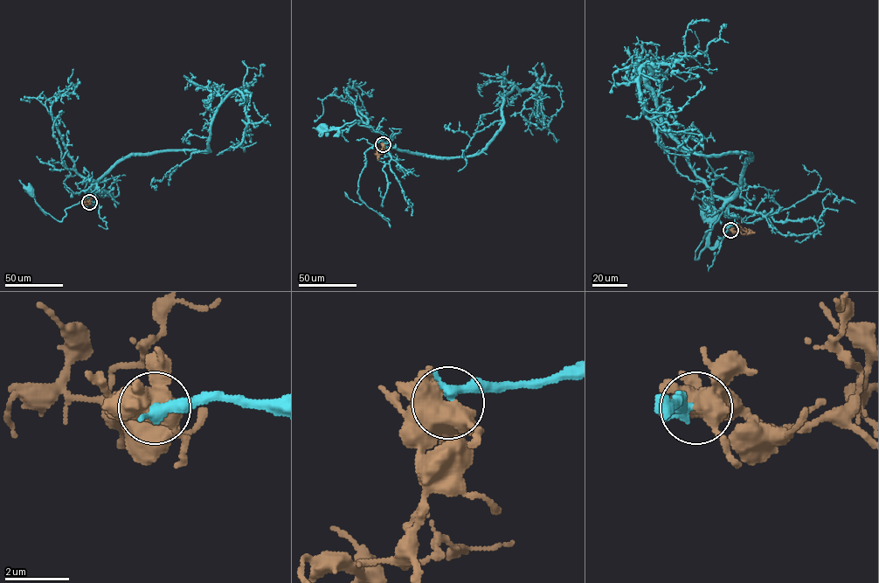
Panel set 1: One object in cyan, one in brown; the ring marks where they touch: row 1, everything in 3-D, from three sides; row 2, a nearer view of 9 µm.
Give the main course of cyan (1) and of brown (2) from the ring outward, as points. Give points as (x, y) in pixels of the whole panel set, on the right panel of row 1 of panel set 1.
1: (730, 230), (735, 215), (729, 214), (726, 203), (705, 232), (695, 259), (709, 238), (710, 222), (703, 211)
2: (730, 230), (742, 234), (751, 233), (750, 230)

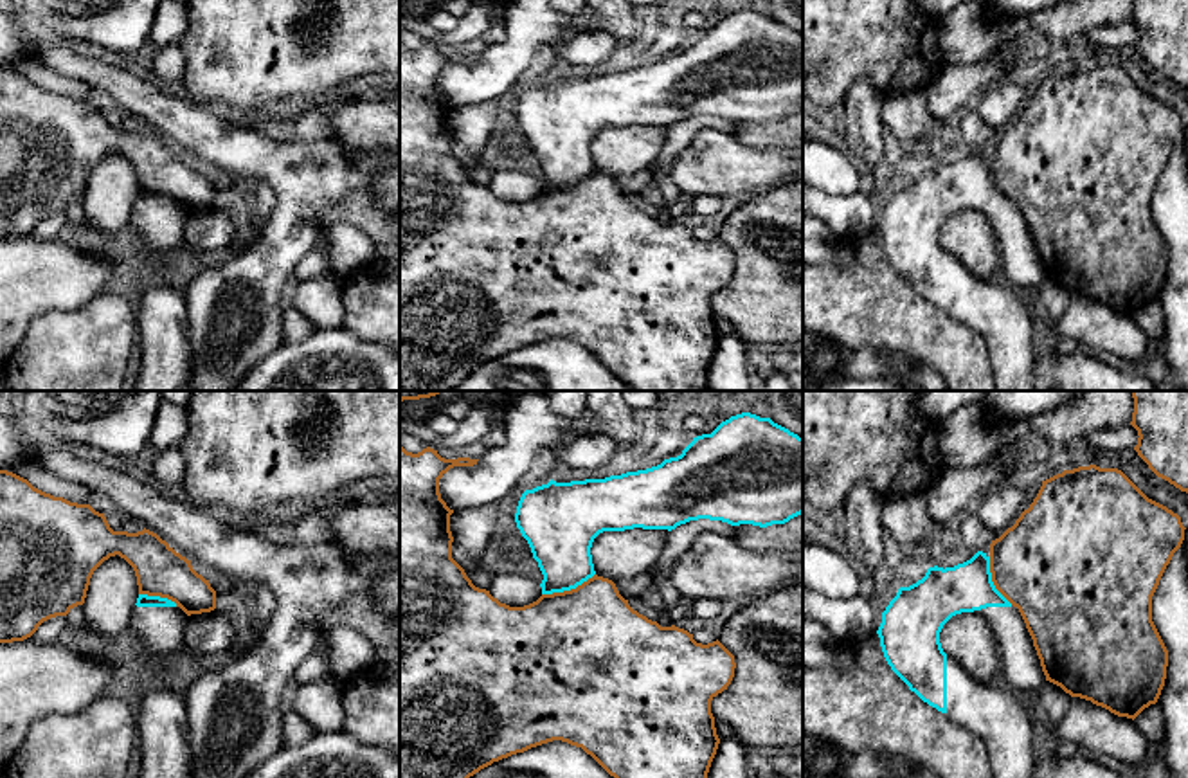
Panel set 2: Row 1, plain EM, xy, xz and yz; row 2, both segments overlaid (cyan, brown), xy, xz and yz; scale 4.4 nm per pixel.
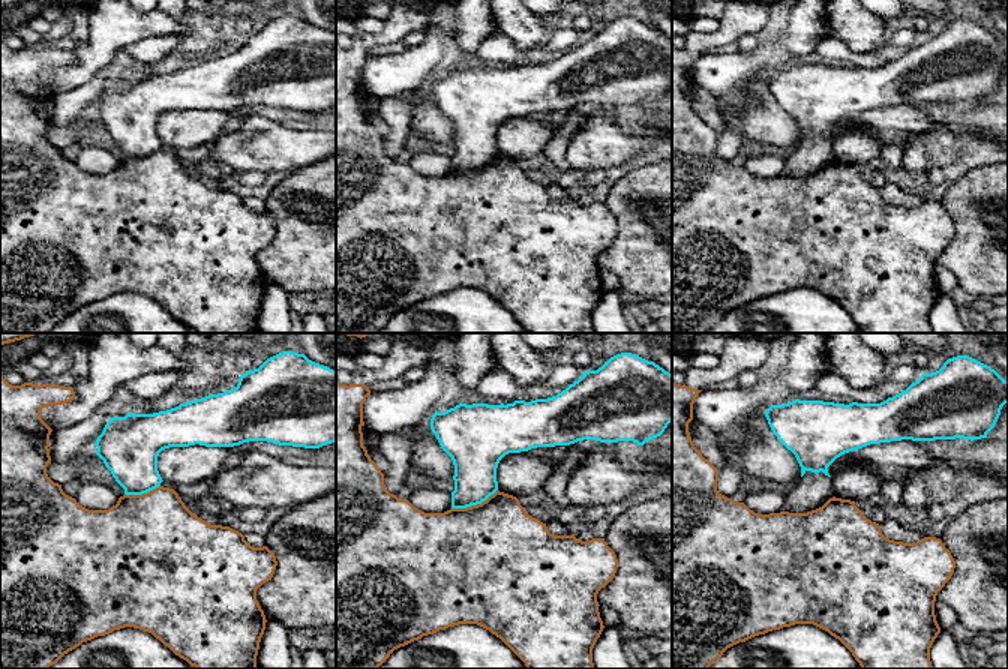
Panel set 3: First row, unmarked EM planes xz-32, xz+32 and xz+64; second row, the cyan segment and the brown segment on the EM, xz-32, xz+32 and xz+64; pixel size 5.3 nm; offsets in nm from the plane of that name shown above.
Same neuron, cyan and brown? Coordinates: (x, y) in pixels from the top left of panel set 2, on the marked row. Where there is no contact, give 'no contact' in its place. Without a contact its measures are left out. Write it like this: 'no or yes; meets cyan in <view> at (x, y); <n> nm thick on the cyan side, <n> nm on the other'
no; meets cyan in xz at (567, 589); 300 nm thick on the cyan side, 500 nm on the other

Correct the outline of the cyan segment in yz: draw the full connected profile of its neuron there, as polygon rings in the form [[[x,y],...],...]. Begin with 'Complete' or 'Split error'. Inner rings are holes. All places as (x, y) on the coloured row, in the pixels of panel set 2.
Split error. [[[983,551],[954,567],[929,567],[922,580],[898,589],[882,612],[882,623],[877,630],[884,657],[891,670],[923,702],[983,738],[994,778],[1035,778],[1037,722],[1028,708],[1010,690],[1001,690],[972,677],[941,648],[940,632],[943,625],[961,612],[976,612],[990,623],[1010,686],[1024,693],[1039,692],[1046,683],[1046,675],[1033,639],[1019,609],[995,589],[990,556]]]

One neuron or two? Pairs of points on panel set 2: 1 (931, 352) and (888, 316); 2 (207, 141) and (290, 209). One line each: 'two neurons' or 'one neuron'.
1: one neuron
2: one neuron

